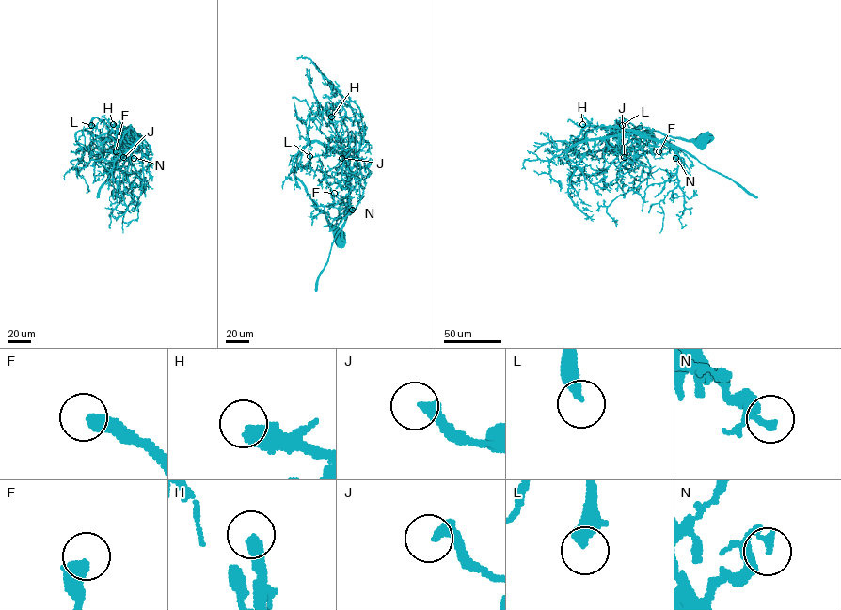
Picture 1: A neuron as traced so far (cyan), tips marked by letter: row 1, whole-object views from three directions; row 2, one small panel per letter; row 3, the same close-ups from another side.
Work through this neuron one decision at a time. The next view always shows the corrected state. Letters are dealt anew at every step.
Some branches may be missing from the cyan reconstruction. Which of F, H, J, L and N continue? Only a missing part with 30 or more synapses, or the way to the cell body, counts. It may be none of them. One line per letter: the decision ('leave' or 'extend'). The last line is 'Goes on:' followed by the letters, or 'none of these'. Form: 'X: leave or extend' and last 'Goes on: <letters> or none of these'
F: leave
H: extend
J: leave
L: leave
N: leave
Goes on: H

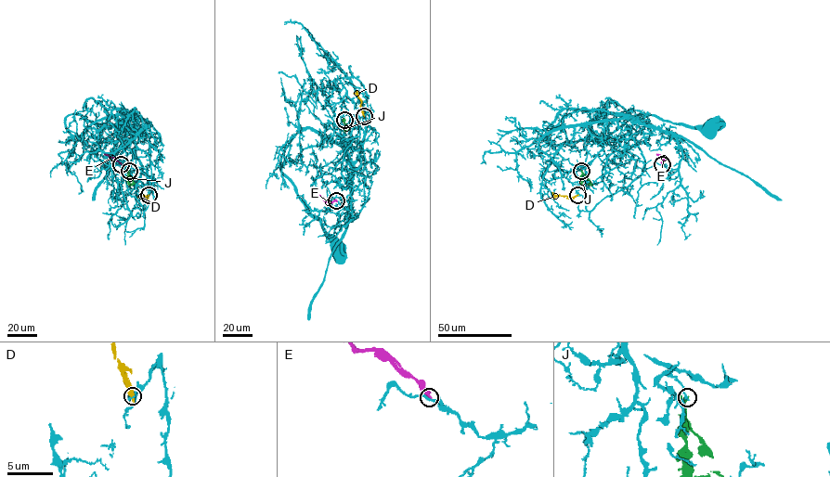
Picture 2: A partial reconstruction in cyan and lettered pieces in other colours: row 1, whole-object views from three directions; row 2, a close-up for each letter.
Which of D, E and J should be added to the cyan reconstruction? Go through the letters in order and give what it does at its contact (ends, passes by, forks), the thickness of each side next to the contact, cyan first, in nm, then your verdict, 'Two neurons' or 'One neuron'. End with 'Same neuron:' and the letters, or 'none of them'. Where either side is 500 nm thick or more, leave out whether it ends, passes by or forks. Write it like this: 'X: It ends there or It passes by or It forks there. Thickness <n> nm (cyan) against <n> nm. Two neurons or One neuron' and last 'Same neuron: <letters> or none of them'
D: It ends there. Thickness 190 nm (cyan) against 440 nm. Two neurons
E: It ends there. Thickness 200 nm (cyan) against 360 nm. Two neurons
J: It passes by. Thickness 180 nm (cyan) against 220 nm. Two neurons
Same neuron: none of them

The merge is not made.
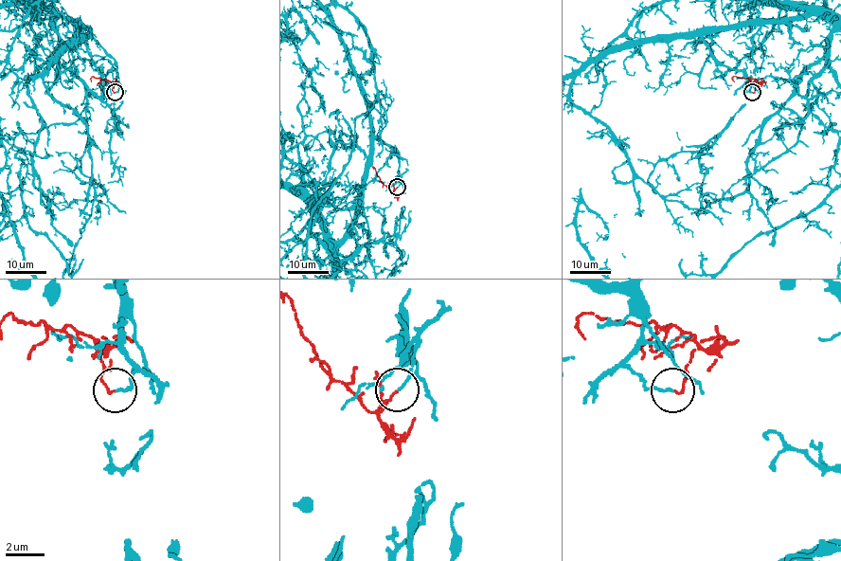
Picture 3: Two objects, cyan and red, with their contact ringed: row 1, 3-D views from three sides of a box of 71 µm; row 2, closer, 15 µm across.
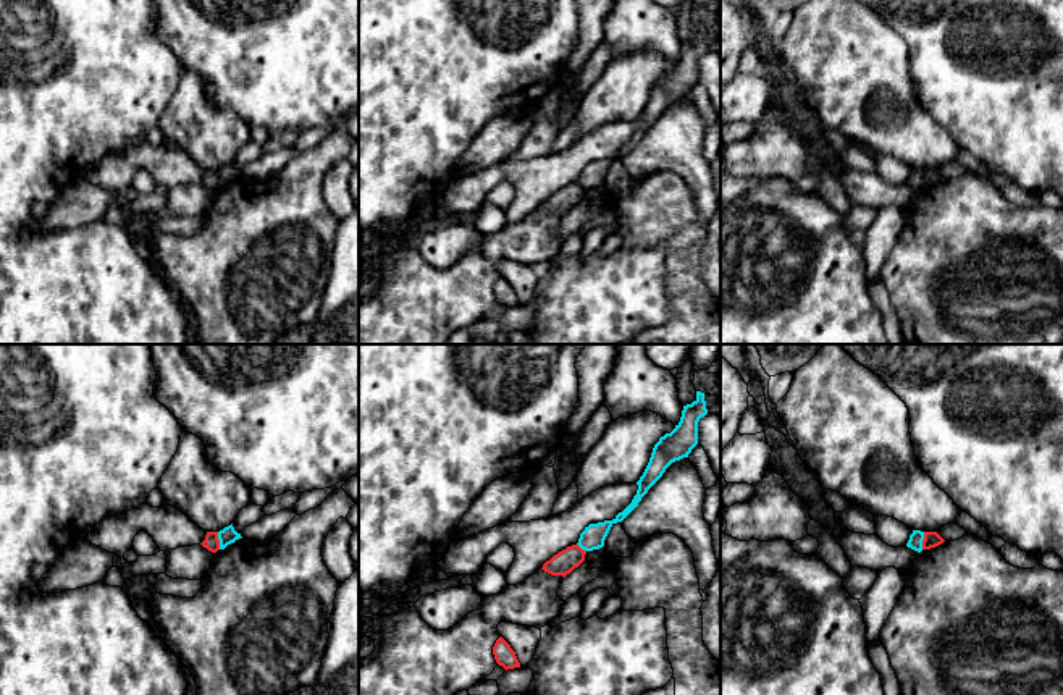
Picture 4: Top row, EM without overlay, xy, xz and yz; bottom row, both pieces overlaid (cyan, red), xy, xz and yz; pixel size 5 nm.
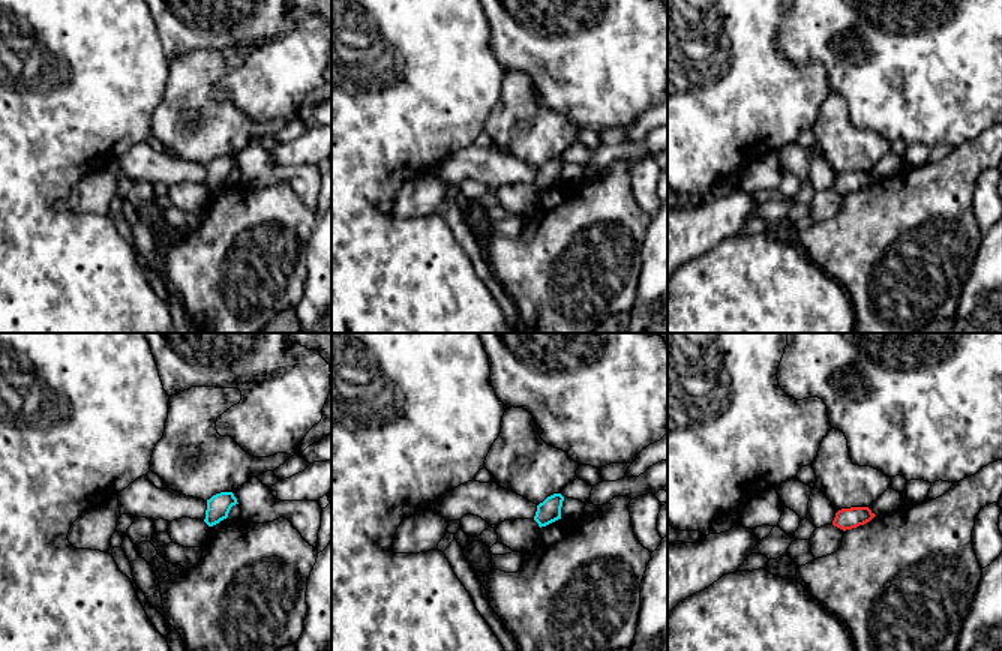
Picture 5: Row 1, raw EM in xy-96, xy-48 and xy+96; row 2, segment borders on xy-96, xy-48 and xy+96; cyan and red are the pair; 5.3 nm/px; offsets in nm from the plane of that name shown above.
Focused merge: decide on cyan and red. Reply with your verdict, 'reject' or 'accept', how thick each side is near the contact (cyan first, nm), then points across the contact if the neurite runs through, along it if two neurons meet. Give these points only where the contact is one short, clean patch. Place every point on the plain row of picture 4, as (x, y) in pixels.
reject; calibres 90 and 80 nm

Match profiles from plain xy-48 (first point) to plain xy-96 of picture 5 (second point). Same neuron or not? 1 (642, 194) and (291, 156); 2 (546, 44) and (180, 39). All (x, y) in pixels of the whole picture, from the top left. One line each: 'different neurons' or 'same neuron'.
1: different neurons
2: same neuron

